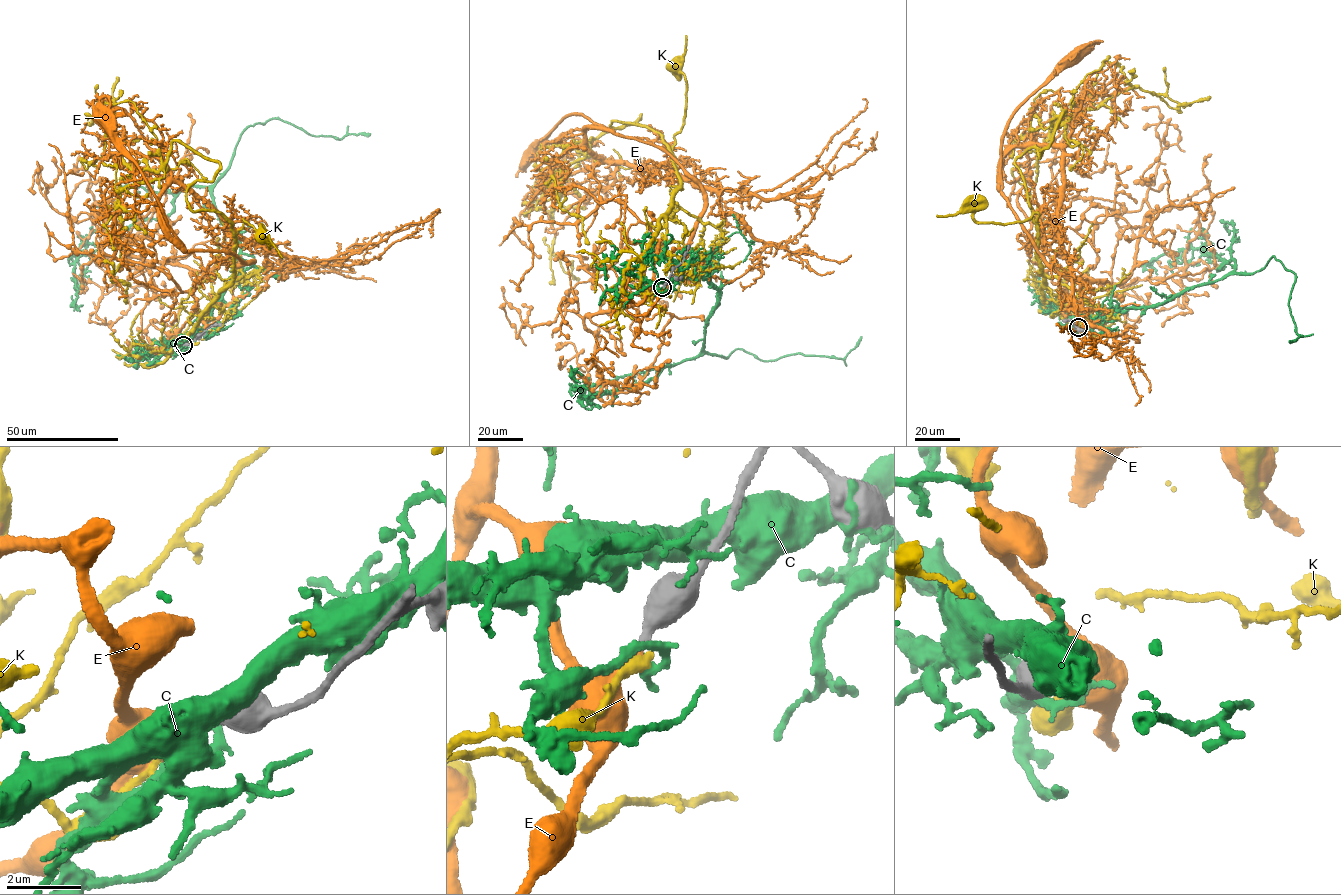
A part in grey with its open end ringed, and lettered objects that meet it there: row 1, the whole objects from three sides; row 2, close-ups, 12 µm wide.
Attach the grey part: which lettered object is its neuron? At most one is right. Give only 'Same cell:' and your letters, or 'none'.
Same cell: E

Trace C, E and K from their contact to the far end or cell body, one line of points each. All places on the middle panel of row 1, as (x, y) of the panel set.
C: (663, 287), (683, 274), (718, 290), (703, 350), (642, 384), (590, 399), (578, 395), (572, 370), (580, 383)
E: (663, 287), (652, 277), (657, 241), (676, 269), (705, 204), (680, 164), (575, 113), (529, 155)
K: (663, 287), (642, 292), (640, 269), (657, 221), (680, 185), (671, 150), (683, 125), (686, 81), (669, 68)

